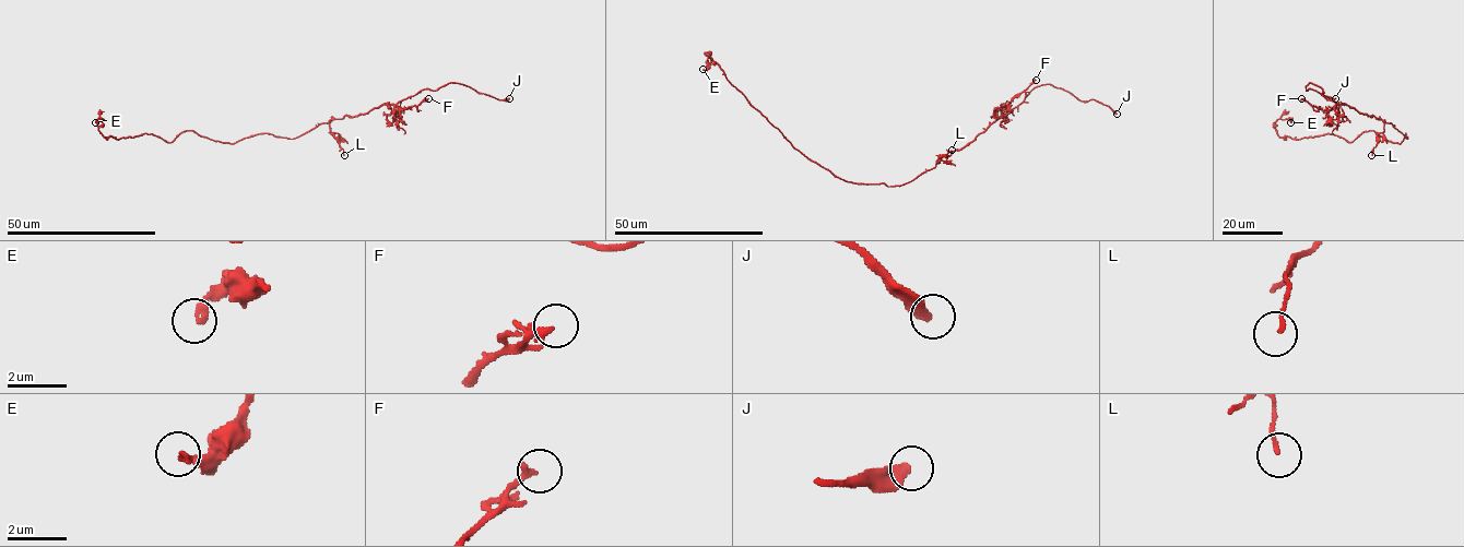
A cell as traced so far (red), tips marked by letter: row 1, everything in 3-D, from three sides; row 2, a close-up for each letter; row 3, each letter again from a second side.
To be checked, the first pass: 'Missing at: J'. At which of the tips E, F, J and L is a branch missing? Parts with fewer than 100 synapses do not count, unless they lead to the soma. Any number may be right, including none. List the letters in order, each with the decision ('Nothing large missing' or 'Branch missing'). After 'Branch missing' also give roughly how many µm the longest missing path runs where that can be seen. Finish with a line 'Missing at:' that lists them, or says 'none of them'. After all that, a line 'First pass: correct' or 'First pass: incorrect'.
E: Nothing large missing
F: Nothing large missing
J: Branch missing. Missing length about 4 µm
L: Nothing large missing
Missing at: J
First pass: correct

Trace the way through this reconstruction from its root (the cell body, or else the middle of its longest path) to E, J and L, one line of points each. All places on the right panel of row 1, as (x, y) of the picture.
E: (1407, 138), (1392, 142), (1373, 130), (1350, 142), (1333, 133), (1279, 137), (1274, 123), (1290, 122)
J: (1407, 138), (1390, 123), (1337, 104), (1306, 86), (1314, 84), (1326, 99), (1335, 98)
L: (1407, 138), (1385, 122), (1371, 155)

